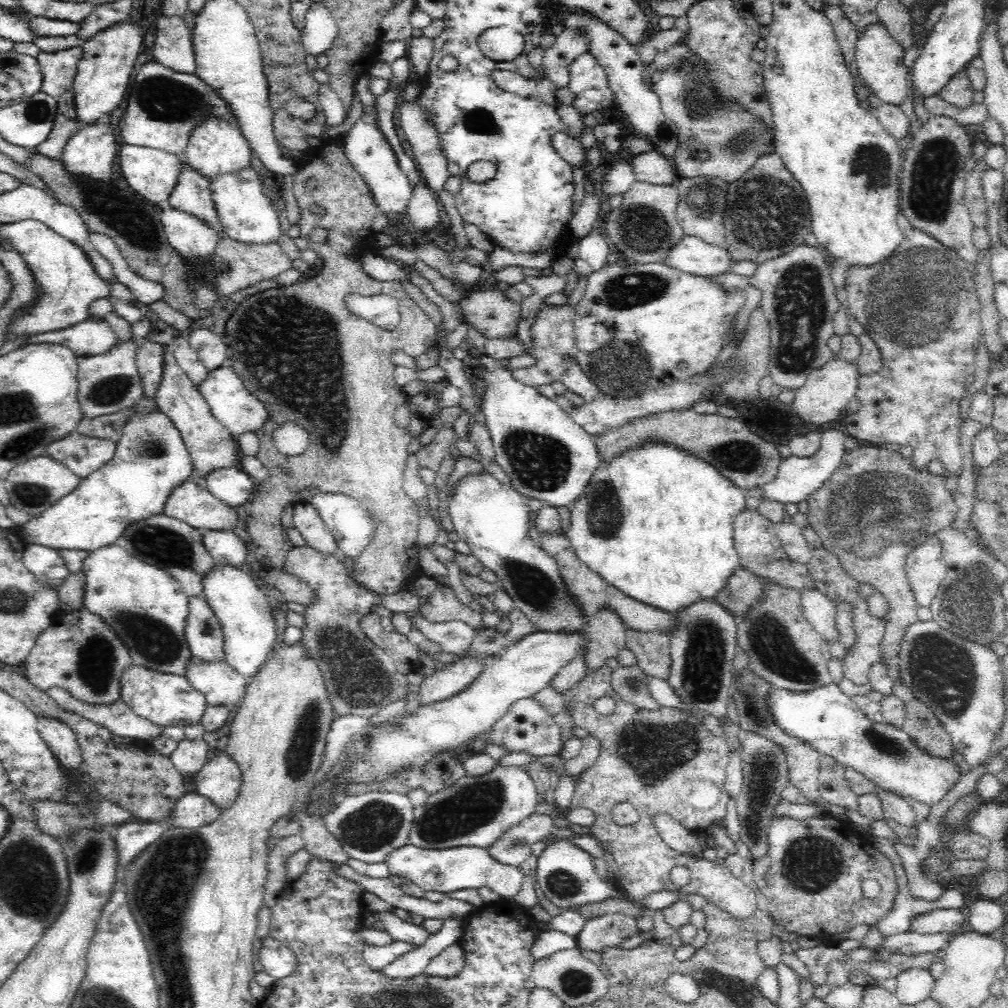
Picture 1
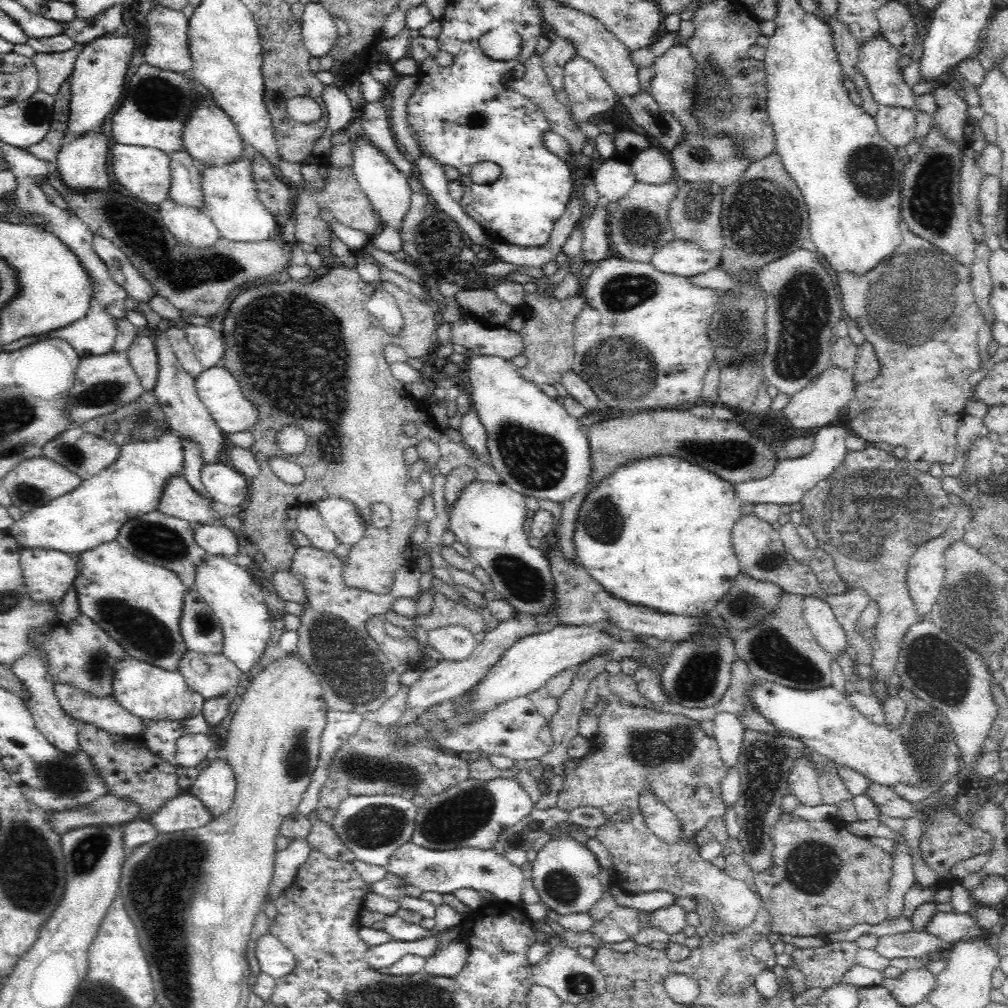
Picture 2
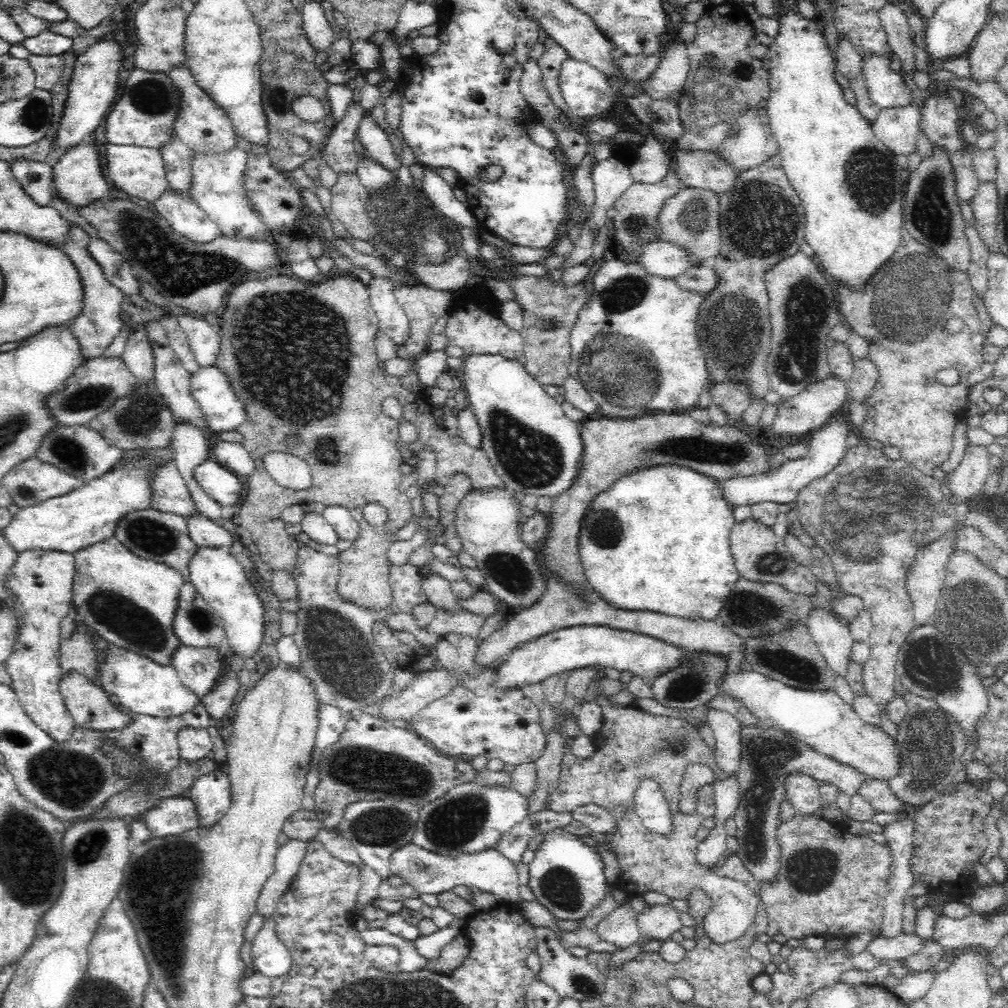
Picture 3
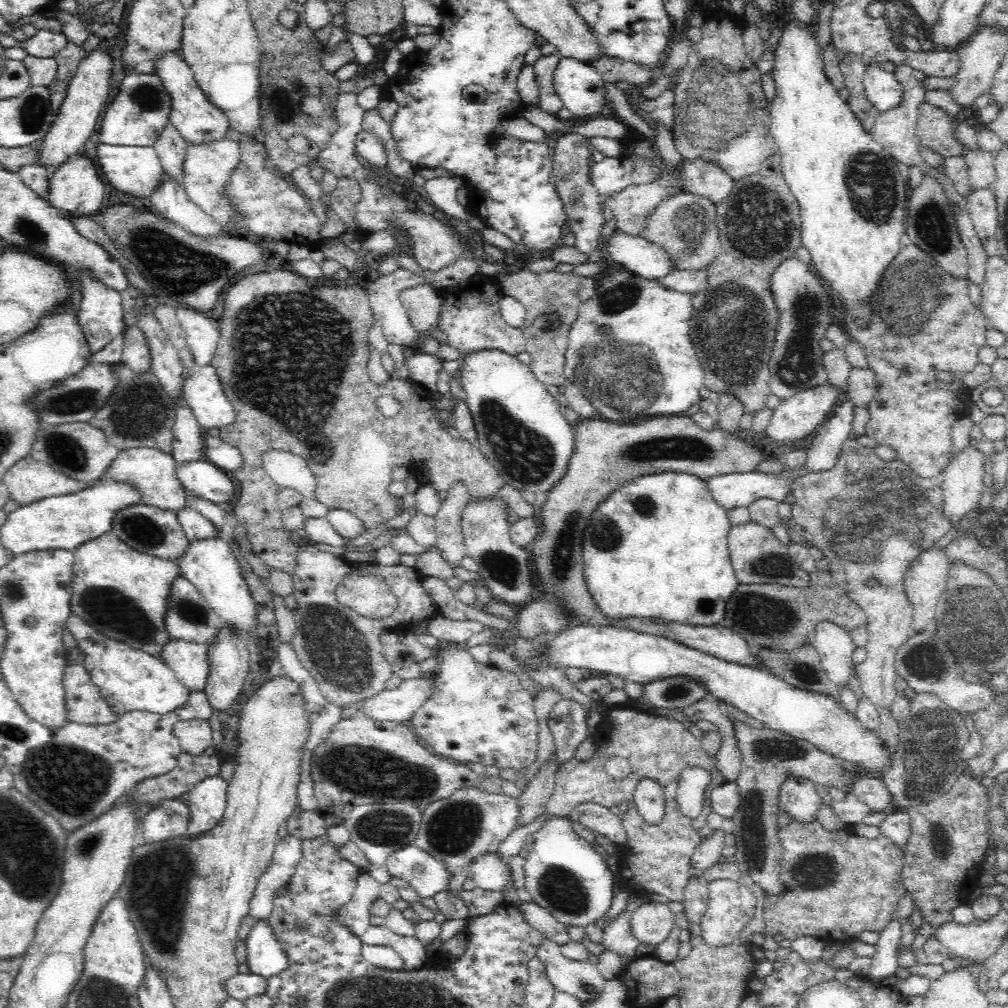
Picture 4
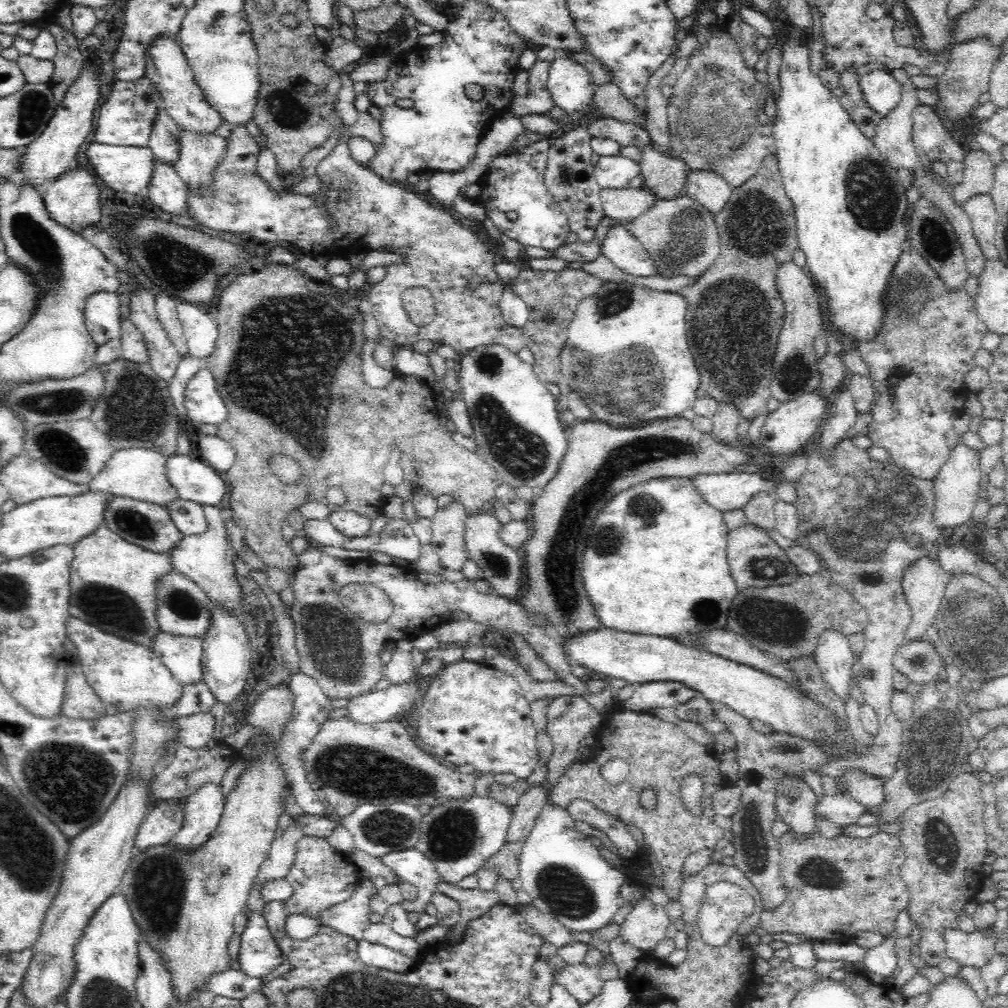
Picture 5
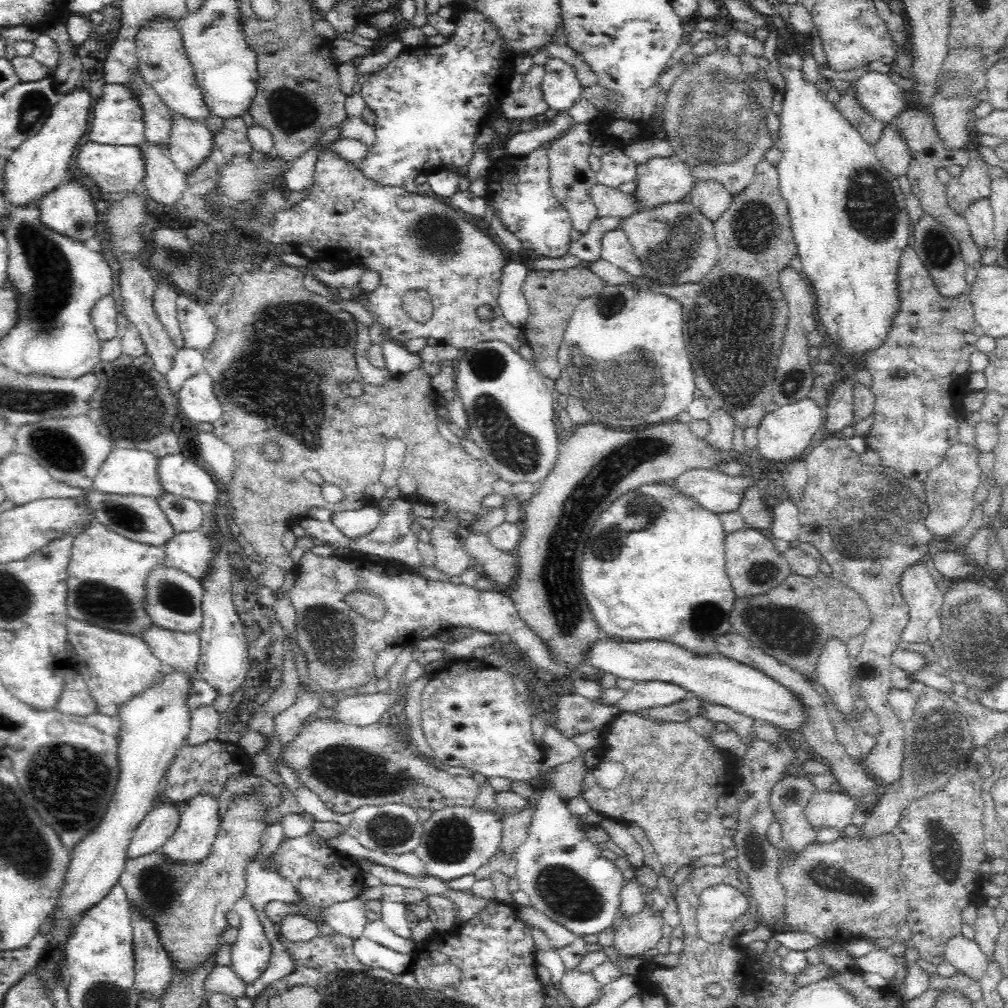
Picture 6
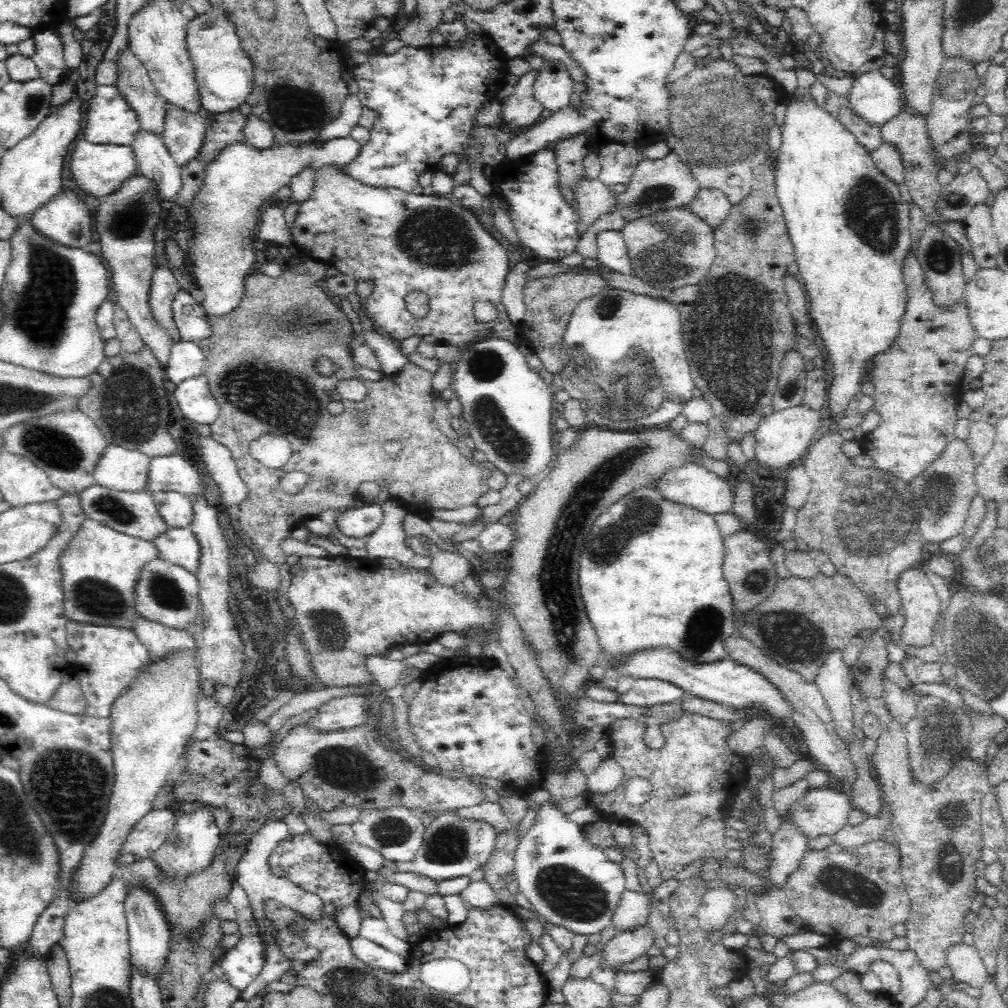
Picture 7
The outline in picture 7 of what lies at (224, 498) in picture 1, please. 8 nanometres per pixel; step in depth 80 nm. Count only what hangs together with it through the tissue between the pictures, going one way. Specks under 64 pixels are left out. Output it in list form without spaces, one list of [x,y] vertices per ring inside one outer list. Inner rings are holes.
[[[176,453],[170,456],[152,457],[148,461],[145,488],[151,493],[171,490],[188,496],[192,496],[194,493],[204,494],[204,482],[199,474],[193,470],[192,466],[189,465],[189,462],[183,456]]]

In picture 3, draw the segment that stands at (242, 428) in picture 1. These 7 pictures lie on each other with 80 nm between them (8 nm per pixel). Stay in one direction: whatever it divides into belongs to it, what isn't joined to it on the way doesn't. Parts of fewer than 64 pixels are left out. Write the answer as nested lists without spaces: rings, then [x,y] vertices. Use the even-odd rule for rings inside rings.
[[[215,364],[190,374],[190,397],[199,406],[205,428],[213,433],[232,431],[244,420],[240,401]]]

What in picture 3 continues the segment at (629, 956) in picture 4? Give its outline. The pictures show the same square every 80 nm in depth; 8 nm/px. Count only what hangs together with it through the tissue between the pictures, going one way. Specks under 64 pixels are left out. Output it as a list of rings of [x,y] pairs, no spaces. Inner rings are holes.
[[[624,899],[623,903],[604,917],[594,930],[602,940],[610,942],[612,946],[620,950],[628,950],[640,940],[641,934],[636,924],[637,914]]]

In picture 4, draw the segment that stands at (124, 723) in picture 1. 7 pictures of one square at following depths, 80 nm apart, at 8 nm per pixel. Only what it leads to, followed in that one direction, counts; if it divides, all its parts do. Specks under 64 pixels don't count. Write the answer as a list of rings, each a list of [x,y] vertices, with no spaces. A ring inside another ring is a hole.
[[[80,661],[69,662],[64,678],[65,709],[71,722],[80,724],[110,724],[117,717],[93,685]]]

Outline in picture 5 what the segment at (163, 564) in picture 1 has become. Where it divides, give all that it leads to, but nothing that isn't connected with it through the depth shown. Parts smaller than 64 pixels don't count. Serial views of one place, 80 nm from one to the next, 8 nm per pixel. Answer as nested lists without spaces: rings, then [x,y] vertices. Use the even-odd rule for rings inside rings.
[[[116,495],[108,498],[104,503],[103,524],[108,526],[111,532],[132,544],[151,551],[168,553],[183,538],[172,522],[168,511],[162,505]]]

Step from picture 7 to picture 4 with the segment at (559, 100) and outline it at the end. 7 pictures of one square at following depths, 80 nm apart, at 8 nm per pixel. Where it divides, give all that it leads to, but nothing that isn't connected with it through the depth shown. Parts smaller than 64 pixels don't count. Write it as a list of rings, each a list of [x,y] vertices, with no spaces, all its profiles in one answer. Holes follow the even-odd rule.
[[[561,57],[552,75],[552,88],[557,97],[562,101],[563,107],[570,110],[575,118],[589,116],[600,112],[605,105],[603,97],[604,85],[600,75],[588,66],[586,62],[574,58]]]

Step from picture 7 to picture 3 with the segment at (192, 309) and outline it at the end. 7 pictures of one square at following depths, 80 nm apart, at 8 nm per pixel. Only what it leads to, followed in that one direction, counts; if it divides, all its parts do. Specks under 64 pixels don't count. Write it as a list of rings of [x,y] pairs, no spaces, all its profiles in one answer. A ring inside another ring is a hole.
[[[185,311],[178,314],[177,320],[185,332],[189,347],[199,366],[214,365],[221,339],[218,328],[211,326],[204,320],[203,316],[194,318],[194,316],[189,316],[189,313]]]

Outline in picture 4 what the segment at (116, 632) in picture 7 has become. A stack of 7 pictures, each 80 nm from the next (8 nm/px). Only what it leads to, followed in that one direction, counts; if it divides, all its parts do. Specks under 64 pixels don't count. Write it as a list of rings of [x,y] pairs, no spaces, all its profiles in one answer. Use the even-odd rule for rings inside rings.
[[[73,614],[66,621],[65,627],[83,654],[82,669],[87,671],[93,685],[100,691],[114,714],[133,710],[166,714],[169,710],[180,707],[187,699],[188,689],[156,655],[110,638]]]

